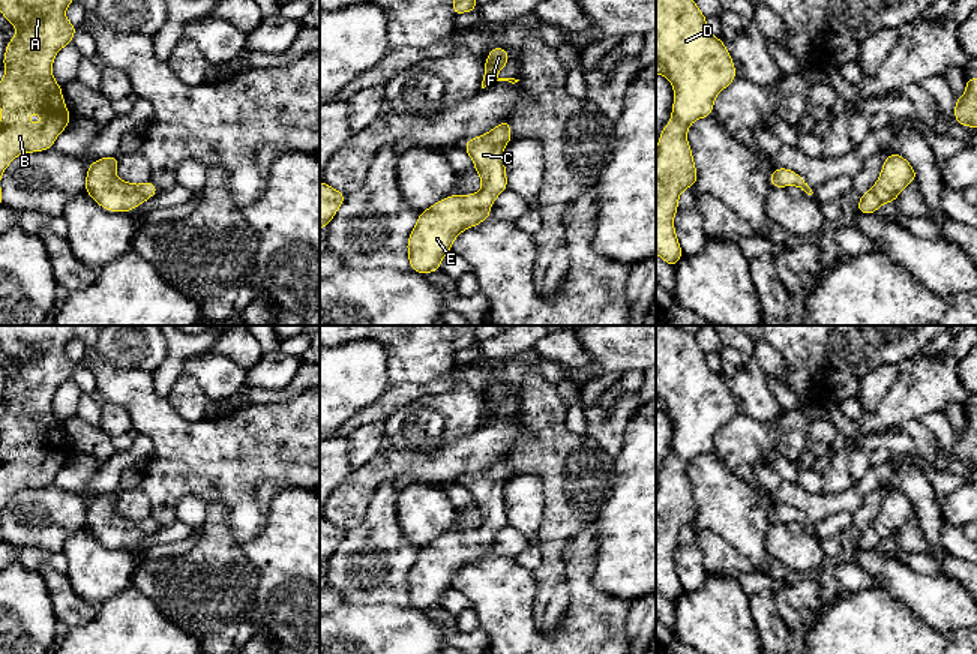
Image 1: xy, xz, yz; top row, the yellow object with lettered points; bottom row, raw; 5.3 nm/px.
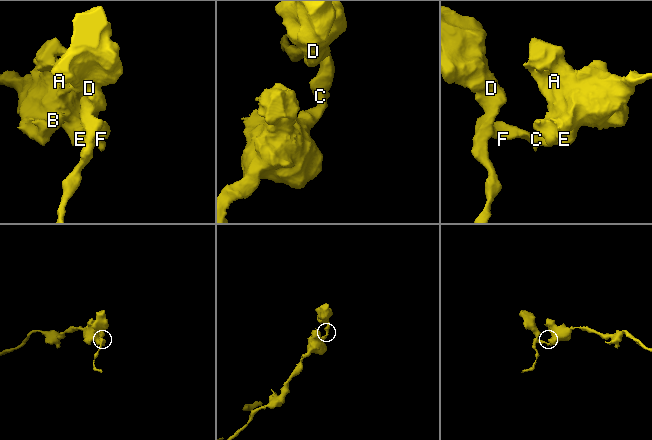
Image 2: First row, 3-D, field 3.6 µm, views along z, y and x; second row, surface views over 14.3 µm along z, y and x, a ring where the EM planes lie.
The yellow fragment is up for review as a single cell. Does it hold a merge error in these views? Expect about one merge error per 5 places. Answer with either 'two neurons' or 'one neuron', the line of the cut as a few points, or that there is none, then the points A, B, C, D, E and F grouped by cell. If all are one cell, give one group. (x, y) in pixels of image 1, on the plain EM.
one neuron; cut none; groups A B C D E F

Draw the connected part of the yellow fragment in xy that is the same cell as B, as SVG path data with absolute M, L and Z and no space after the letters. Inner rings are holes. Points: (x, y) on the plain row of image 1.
M0 326L0 350L17 364L6 380L3 393L5 414L0 417L0 514L9 500L23 489L54 483L54 476L68 464L71 452L62 430L62 422L53 412L56 390L66 381L78 363L65 351L75 338L75 326ZM38 448L44 459L26 454Z

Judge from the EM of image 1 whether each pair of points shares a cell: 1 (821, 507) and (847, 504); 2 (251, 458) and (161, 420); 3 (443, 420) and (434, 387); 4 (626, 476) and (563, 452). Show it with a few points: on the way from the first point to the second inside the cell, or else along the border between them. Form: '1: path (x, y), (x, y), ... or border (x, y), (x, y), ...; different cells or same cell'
1: path (827, 504), (841, 504); same cell
2: path (228, 456), (197, 456), (183, 443); same cell
3: border (470, 386), (420, 393), (402, 405); different cells
4: border (614, 458), (613, 494), (605, 506); different cells

